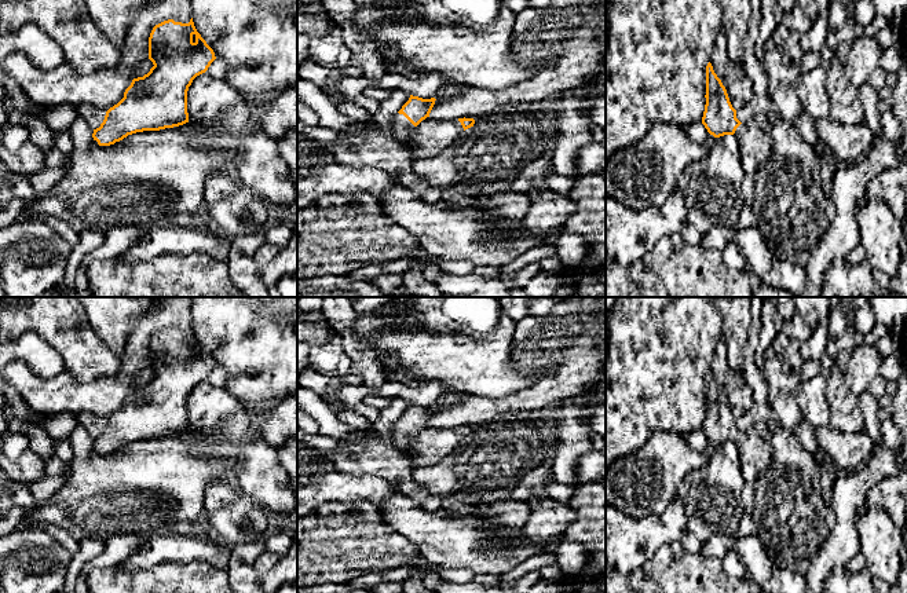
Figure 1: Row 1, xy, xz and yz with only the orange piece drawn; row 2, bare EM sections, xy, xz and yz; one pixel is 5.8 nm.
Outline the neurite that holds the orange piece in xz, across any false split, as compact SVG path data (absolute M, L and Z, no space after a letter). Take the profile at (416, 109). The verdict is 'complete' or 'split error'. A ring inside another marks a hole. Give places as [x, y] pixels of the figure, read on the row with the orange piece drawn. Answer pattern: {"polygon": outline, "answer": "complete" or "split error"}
{"polygon": "M410 95L392 117L392 136L410 151L413 160L435 157L475 124L473 118L465 117L458 120L432 118L429 113L435 100L435 98L423 99Z", "answer": "split error"}

